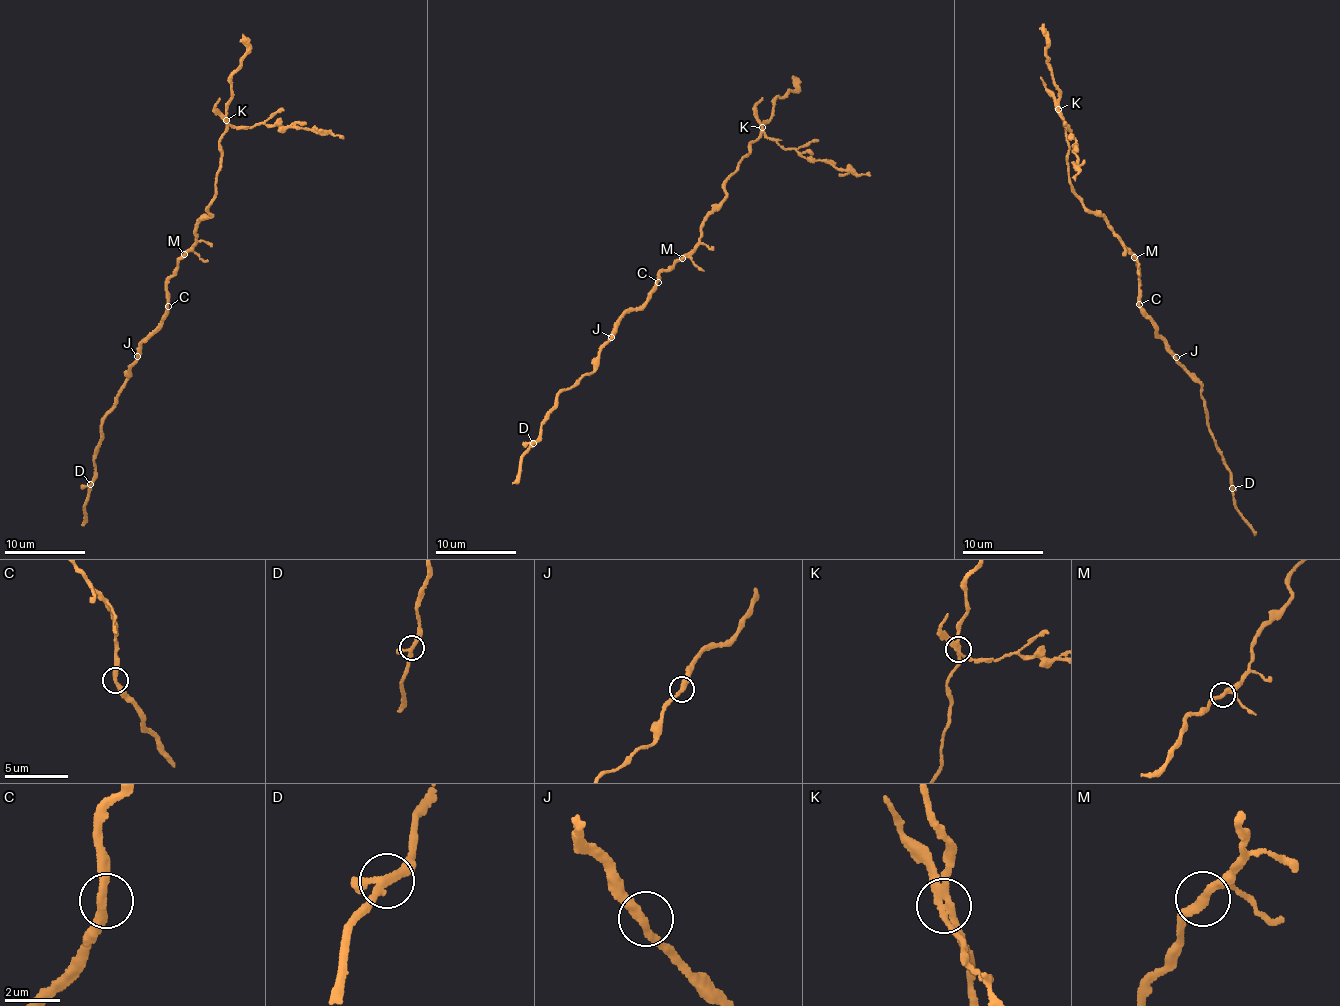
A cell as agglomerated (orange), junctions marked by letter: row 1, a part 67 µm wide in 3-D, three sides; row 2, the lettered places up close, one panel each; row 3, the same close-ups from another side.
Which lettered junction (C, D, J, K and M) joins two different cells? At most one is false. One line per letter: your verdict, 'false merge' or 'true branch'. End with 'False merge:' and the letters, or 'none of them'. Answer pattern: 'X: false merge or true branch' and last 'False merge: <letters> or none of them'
C: true branch
D: true branch
J: true branch
K: false merge
M: true branch
False merge: K

